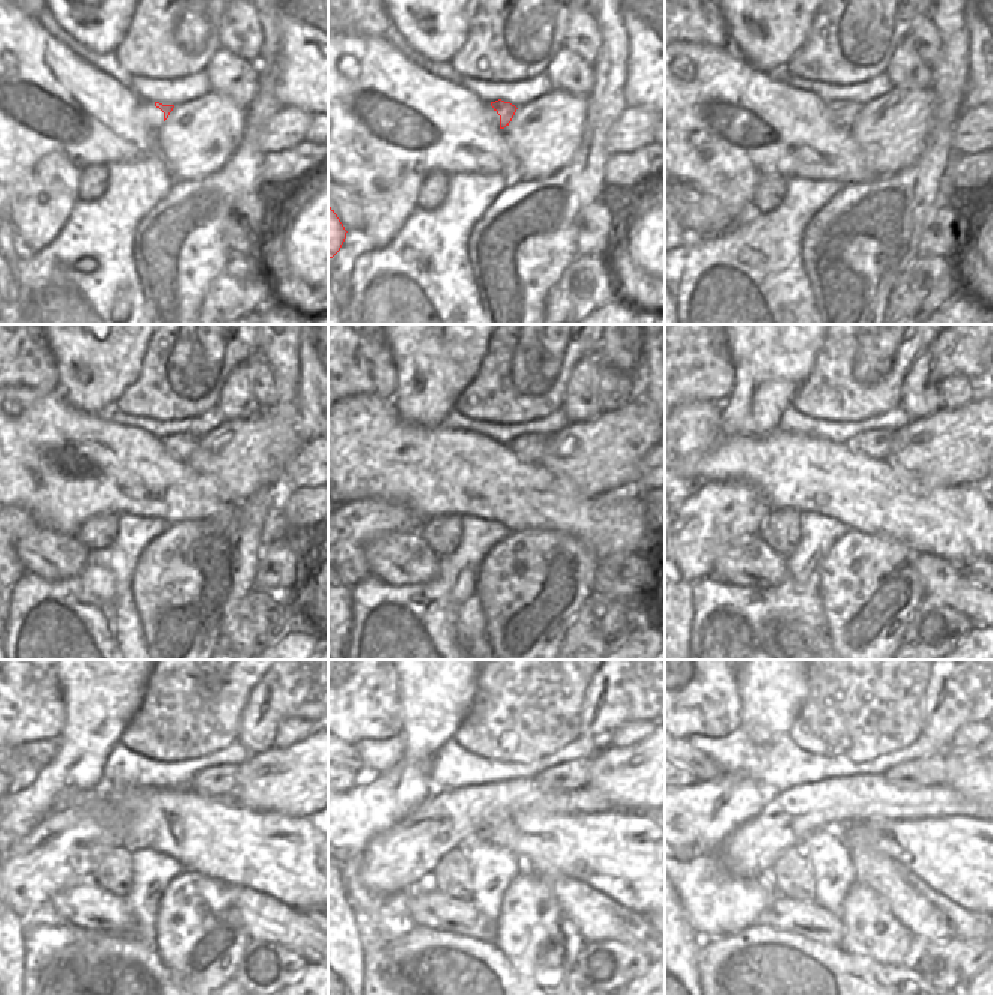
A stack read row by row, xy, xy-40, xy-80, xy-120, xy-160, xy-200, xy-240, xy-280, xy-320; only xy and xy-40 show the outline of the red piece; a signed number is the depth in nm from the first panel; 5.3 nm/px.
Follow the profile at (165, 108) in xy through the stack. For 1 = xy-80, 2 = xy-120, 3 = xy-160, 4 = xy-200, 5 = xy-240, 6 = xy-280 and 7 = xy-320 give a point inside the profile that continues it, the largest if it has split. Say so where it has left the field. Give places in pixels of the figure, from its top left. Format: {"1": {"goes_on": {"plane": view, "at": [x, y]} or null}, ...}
{"1": {"goes_on": {"plane": "xy-80", "at": [845, 113]}}, "2": {"goes_on": {"plane": "xy-120", "at": [180, 447]}}, "3": {"goes_on": {"plane": "xy-160", "at": [525, 447]}}, "4": {"goes_on": {"plane": "xy-200", "at": [878, 444]}}, "5": {"goes_on": {"plane": "xy-240", "at": [218, 782]}}, "6": {"goes_on": {"plane": "xy-280", "at": [402, 858]}}, "7": {"goes_on": {"plane": "xy-320", "at": [917, 789]}}}

